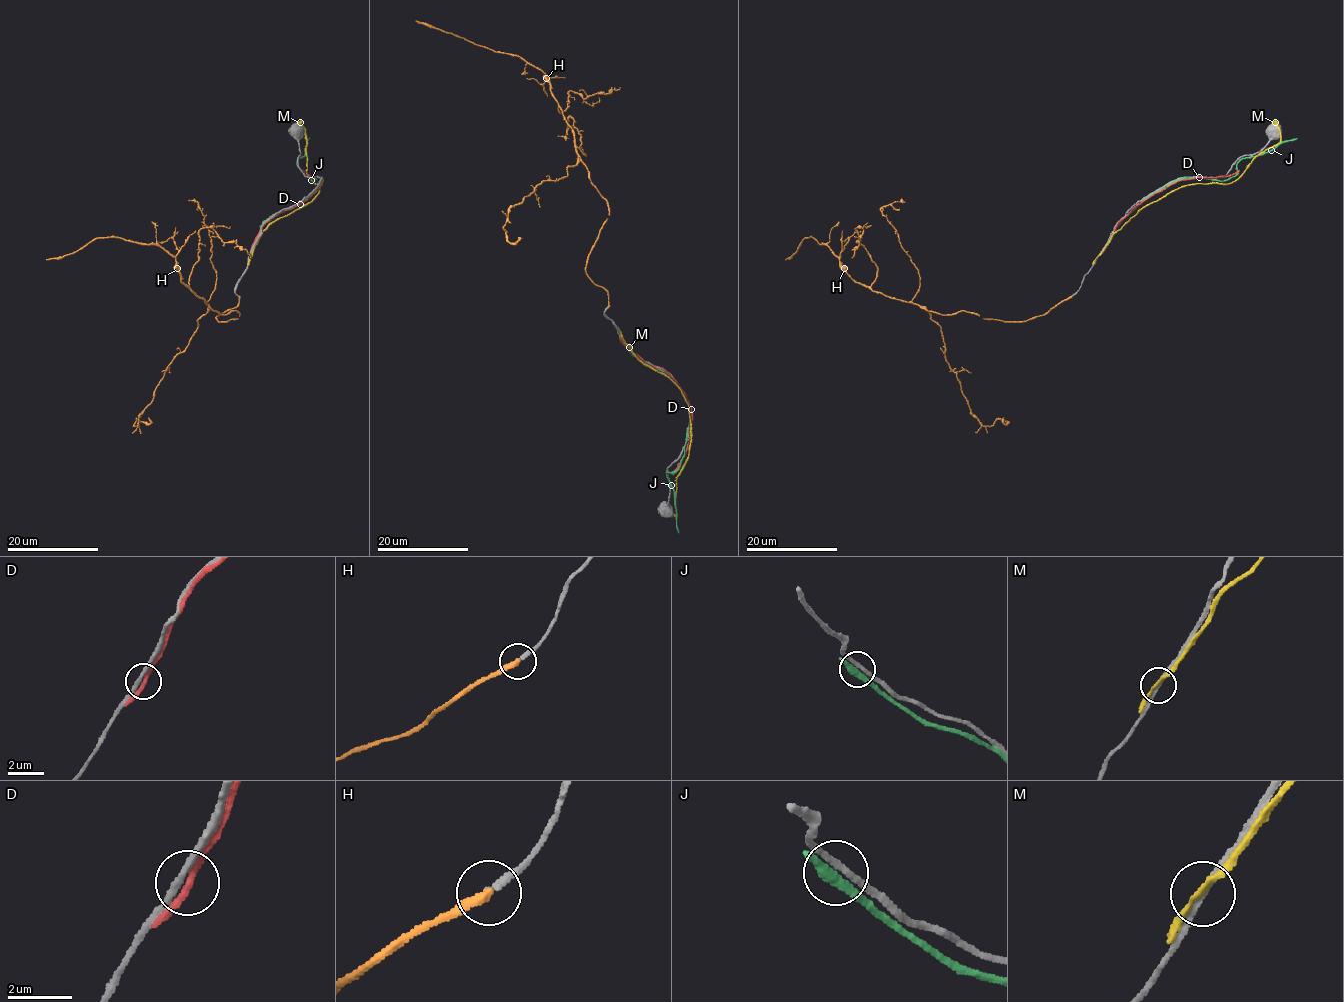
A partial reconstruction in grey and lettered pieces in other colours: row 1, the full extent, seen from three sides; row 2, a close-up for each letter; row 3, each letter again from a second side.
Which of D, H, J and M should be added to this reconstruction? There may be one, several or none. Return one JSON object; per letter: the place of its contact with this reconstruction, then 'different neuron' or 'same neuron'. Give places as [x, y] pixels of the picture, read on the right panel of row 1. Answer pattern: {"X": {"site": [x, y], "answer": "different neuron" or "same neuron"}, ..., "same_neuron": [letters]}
{"D": {"site": [1105, 248], "answer": "different neuron"}, "H": {"site": [1071, 296], "answer": "same neuron"}, "J": {"site": [1119, 222], "answer": "different neuron"}, "M": {"site": [1097, 257], "answer": "different neuron"}, "same_neuron": ["H"]}

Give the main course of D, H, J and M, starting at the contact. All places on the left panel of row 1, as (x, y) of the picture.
D: (253, 248), (267, 222), (294, 208), (320, 187), (322, 180), (303, 169)
H: (238, 296), (218, 321), (239, 313), (222, 315), (206, 303), (156, 245), (116, 237), (46, 259)
J: (264, 222), (281, 210), (294, 207), (319, 185), (320, 177), (313, 181), (297, 165), (305, 155), (310, 138)
M: (250, 257), (259, 235), (271, 223), (319, 193), (321, 183), (307, 174), (305, 128), (298, 125)

